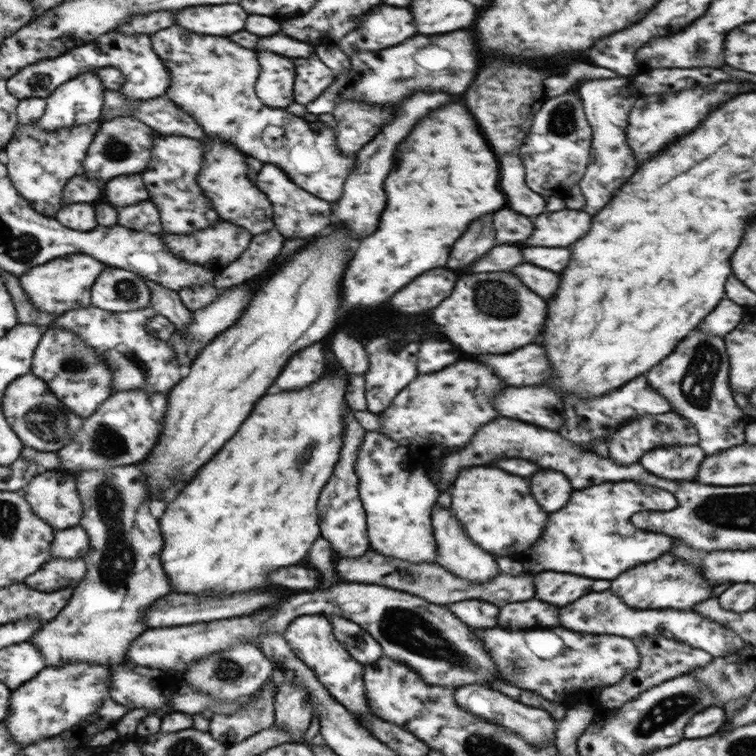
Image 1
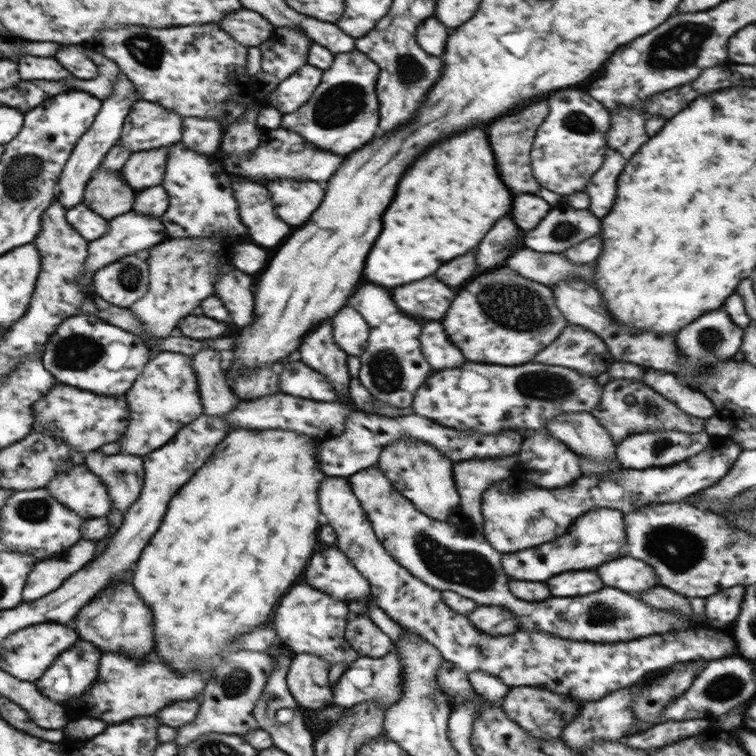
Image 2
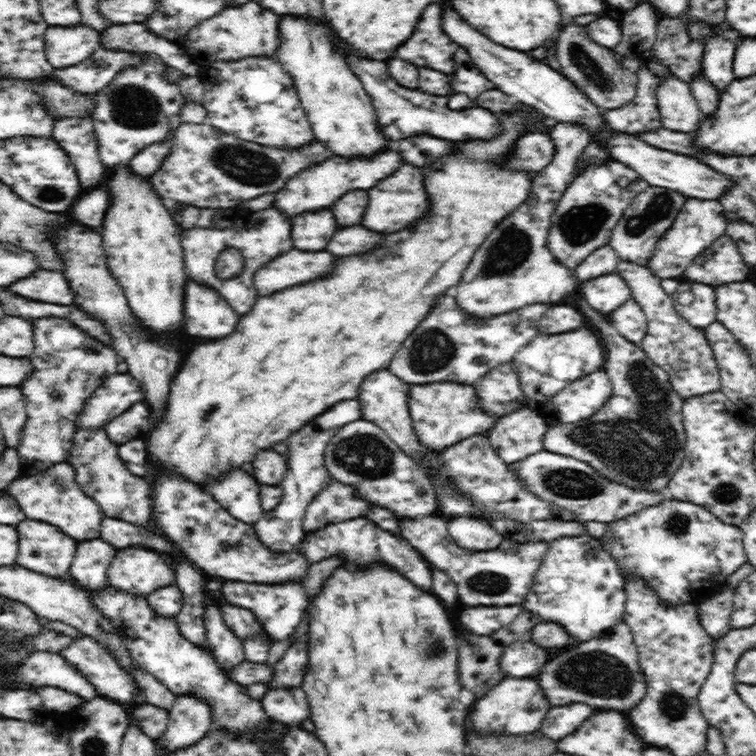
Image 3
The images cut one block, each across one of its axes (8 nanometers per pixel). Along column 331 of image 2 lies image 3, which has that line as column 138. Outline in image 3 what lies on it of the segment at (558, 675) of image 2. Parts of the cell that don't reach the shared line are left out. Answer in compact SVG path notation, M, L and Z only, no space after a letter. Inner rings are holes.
M104 427L78 429L65 462L74 467L78 486L99 504L104 517L120 519L148 529L146 527L152 518L153 506L151 484L146 478L136 476L126 468L119 457L119 445L108 437Z

